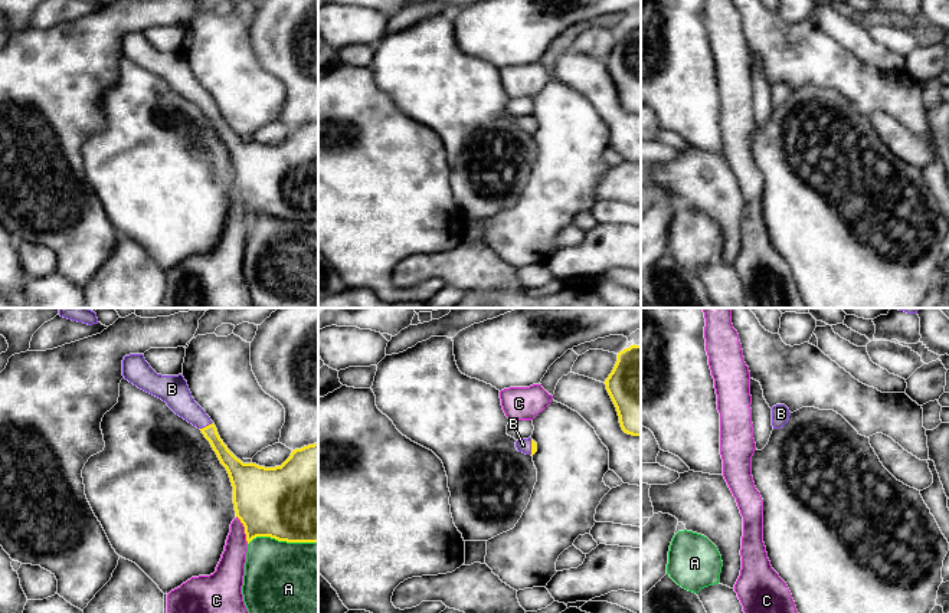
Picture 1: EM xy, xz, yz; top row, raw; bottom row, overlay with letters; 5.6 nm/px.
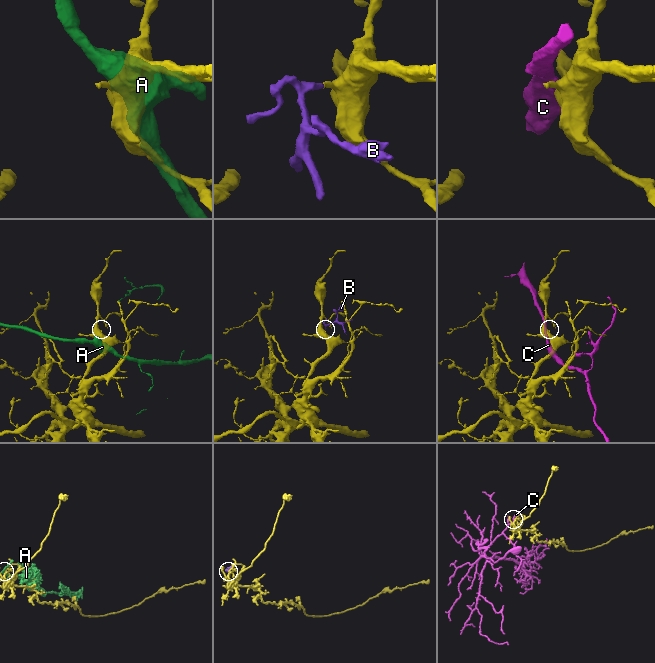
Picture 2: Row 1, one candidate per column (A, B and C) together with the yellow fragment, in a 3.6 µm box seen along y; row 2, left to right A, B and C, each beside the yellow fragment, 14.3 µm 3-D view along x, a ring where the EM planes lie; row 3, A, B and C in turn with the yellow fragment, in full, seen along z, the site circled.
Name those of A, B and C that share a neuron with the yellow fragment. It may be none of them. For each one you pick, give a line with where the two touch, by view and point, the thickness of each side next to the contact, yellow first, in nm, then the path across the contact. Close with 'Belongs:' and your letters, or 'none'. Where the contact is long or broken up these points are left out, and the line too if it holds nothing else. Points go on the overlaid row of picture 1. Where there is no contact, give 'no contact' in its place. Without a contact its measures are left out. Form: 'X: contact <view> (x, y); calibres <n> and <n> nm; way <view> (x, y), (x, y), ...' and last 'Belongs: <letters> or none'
B: contact xy (206, 426); calibres 90 and 150 nm; way xy (228, 459), (206, 426), (176, 393)
Belongs: B

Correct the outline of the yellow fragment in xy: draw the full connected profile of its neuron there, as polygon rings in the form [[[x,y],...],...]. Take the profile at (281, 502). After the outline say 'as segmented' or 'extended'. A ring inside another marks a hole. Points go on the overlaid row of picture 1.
[[[130,354],[122,360],[122,376],[166,401],[210,442],[229,473],[236,517],[245,527],[248,544],[256,537],[318,542],[318,443],[292,450],[281,466],[243,463],[223,443],[181,374],[157,374],[143,354]]] | extended

